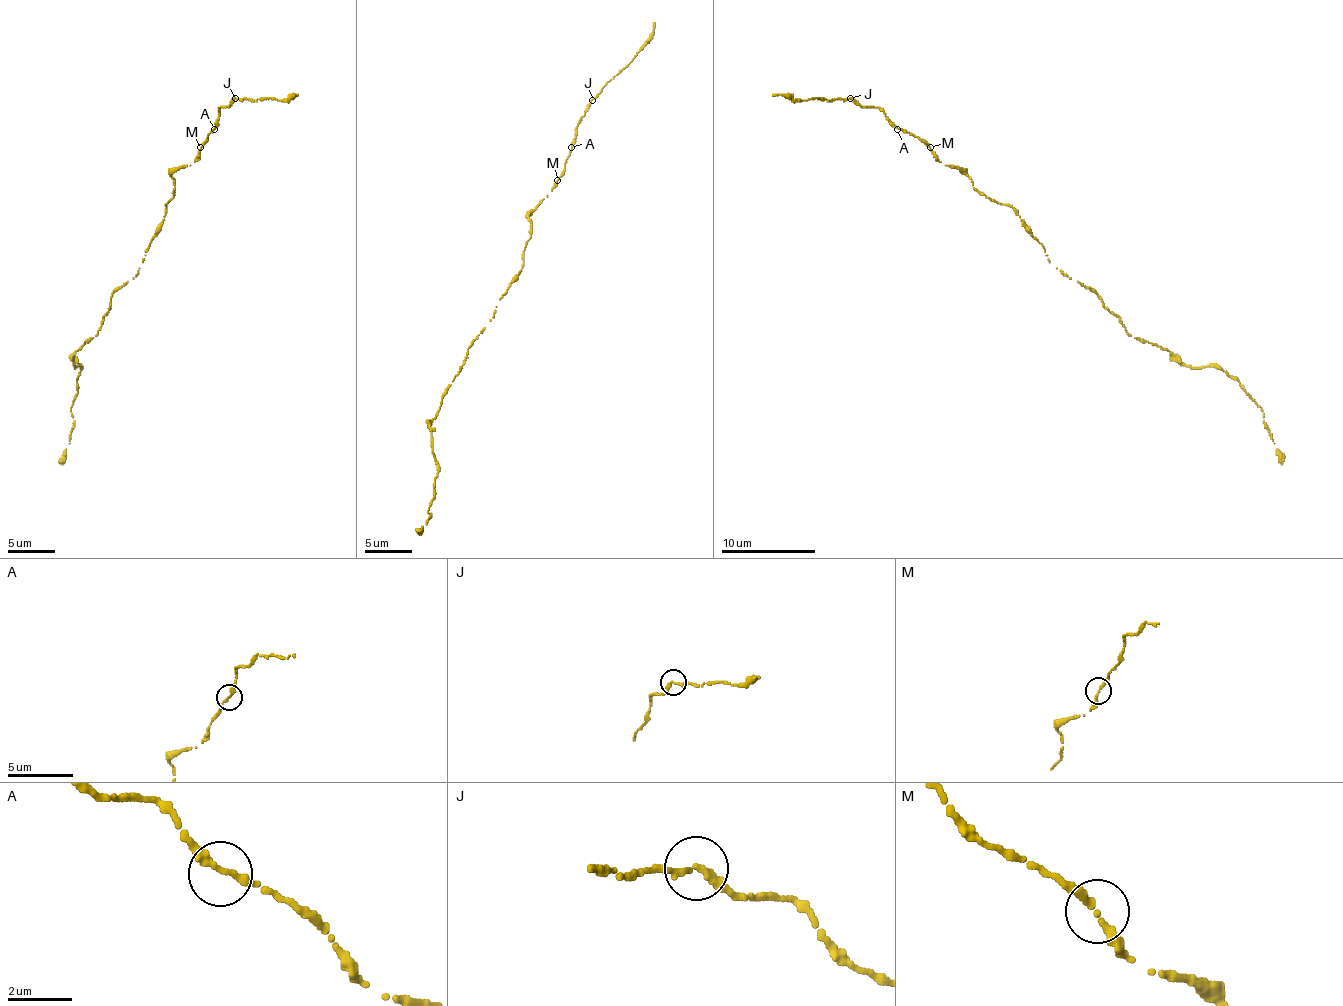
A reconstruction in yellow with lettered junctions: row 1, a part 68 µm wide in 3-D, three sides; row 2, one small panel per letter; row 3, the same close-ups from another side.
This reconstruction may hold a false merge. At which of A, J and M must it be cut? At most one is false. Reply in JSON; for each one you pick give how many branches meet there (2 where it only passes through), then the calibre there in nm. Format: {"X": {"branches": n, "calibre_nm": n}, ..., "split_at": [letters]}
{"split_at": []}

